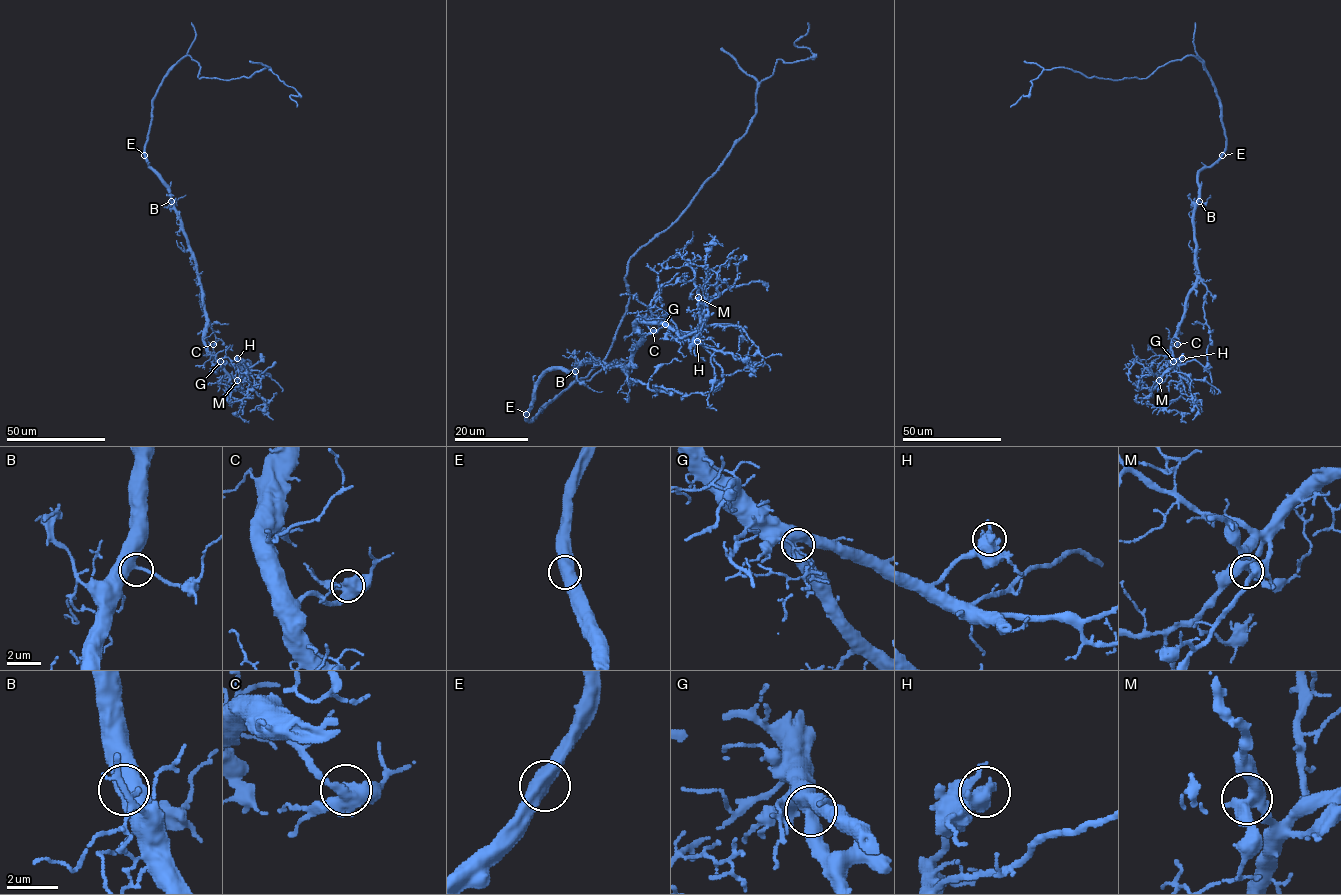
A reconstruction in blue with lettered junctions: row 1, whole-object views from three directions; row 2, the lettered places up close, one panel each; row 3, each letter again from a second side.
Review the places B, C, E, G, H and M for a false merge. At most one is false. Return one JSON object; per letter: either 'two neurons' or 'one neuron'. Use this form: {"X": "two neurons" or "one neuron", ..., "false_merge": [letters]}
{"B": "one neuron", "C": "one neuron", "E": "one neuron", "G": "one neuron", "H": "one neuron", "M": "one neuron", "false_merge": []}

